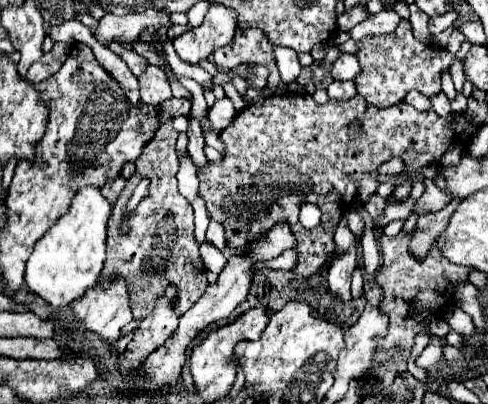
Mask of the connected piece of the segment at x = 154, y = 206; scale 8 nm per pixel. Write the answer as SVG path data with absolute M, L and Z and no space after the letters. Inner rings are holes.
M170 120L158 128L154 138L148 142L148 146L144 146L144 152L136 160L136 172L124 186L108 220L106 260L104 260L104 270L100 272L98 284L106 280L124 278L130 288L128 296L132 302L132 316L138 322L152 312L152 306L156 306L156 300L164 296L166 286L178 288L176 302L174 302L176 316L182 316L188 308L192 308L192 304L206 292L206 286L208 286L206 270L192 236L192 230L194 230L192 206L176 188L176 172L178 172L176 138L178 138L178 132L172 128ZM142 178L152 180L150 196L144 202L140 202L136 212L130 216L130 226L132 226L130 236L122 236L118 228L122 222L126 202Z

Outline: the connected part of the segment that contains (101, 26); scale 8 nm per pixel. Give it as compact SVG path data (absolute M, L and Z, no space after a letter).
M154 8L140 12L140 14L132 12L132 14L126 14L126 16L106 14L98 22L98 26L92 34L104 46L108 46L110 42L130 42L130 40L138 40L140 32L148 26L156 26L156 28L166 26L168 18L170 18L168 14L158 12Z

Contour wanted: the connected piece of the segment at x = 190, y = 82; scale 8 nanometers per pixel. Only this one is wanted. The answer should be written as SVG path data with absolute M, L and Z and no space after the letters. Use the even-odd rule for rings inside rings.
M176 76L178 81L192 94L190 115L198 120L208 119L207 103L204 98L203 88L193 79Z

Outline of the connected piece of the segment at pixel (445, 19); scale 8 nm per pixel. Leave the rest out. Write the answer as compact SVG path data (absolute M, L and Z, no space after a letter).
M454 10L448 12L448 14L442 14L442 16L430 18L430 32L432 32L432 34L440 34L440 32L444 32L446 28L454 26L456 18L458 18L458 12L454 12Z

